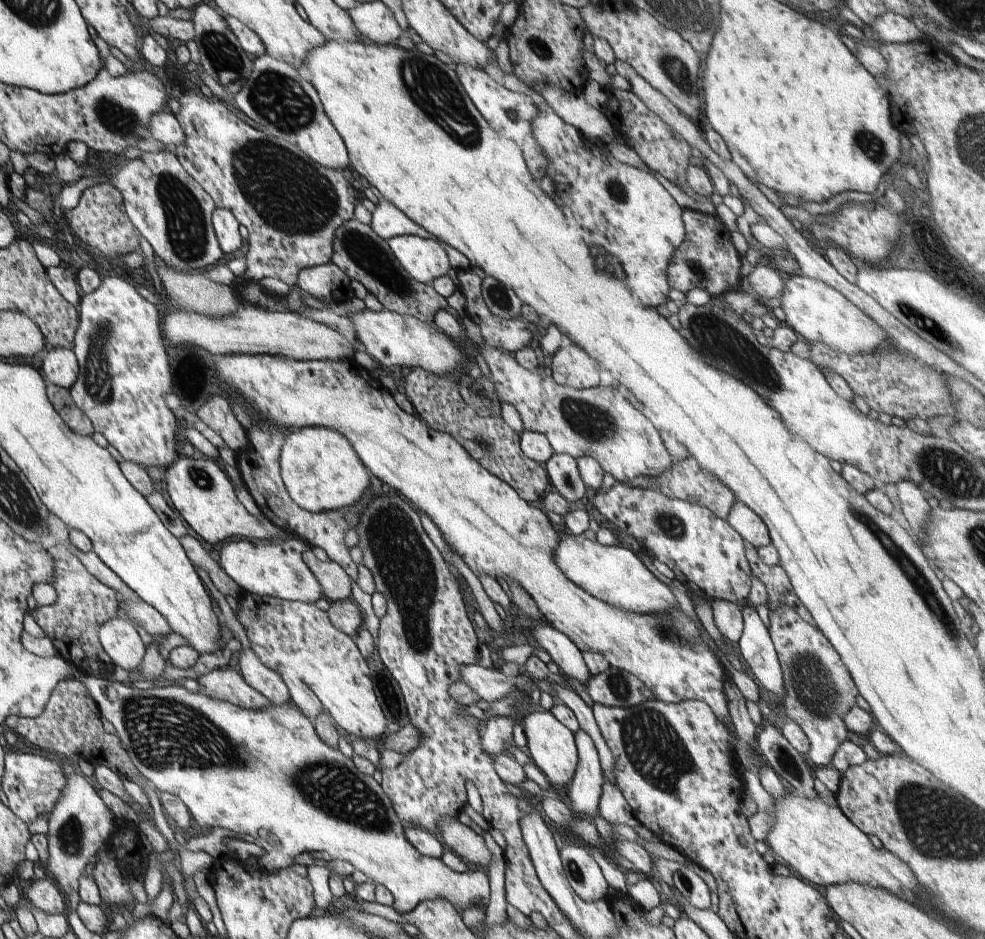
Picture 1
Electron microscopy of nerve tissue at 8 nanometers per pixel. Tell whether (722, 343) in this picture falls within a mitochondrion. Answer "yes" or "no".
yes

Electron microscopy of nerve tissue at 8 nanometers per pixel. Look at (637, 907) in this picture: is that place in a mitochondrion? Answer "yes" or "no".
no

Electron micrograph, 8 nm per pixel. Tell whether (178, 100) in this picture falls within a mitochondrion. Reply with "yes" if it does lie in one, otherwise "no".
no

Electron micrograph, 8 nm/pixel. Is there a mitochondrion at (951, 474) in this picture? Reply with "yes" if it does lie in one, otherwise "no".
yes

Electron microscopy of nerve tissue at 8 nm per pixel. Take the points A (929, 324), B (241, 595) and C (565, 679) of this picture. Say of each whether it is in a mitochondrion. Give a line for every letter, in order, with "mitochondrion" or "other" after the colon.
A: mitochondrion
B: other
C: other

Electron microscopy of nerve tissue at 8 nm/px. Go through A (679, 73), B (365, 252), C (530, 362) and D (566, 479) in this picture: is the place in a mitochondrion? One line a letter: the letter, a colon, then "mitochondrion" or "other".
A: mitochondrion
B: mitochondrion
C: other
D: mitochondrion

